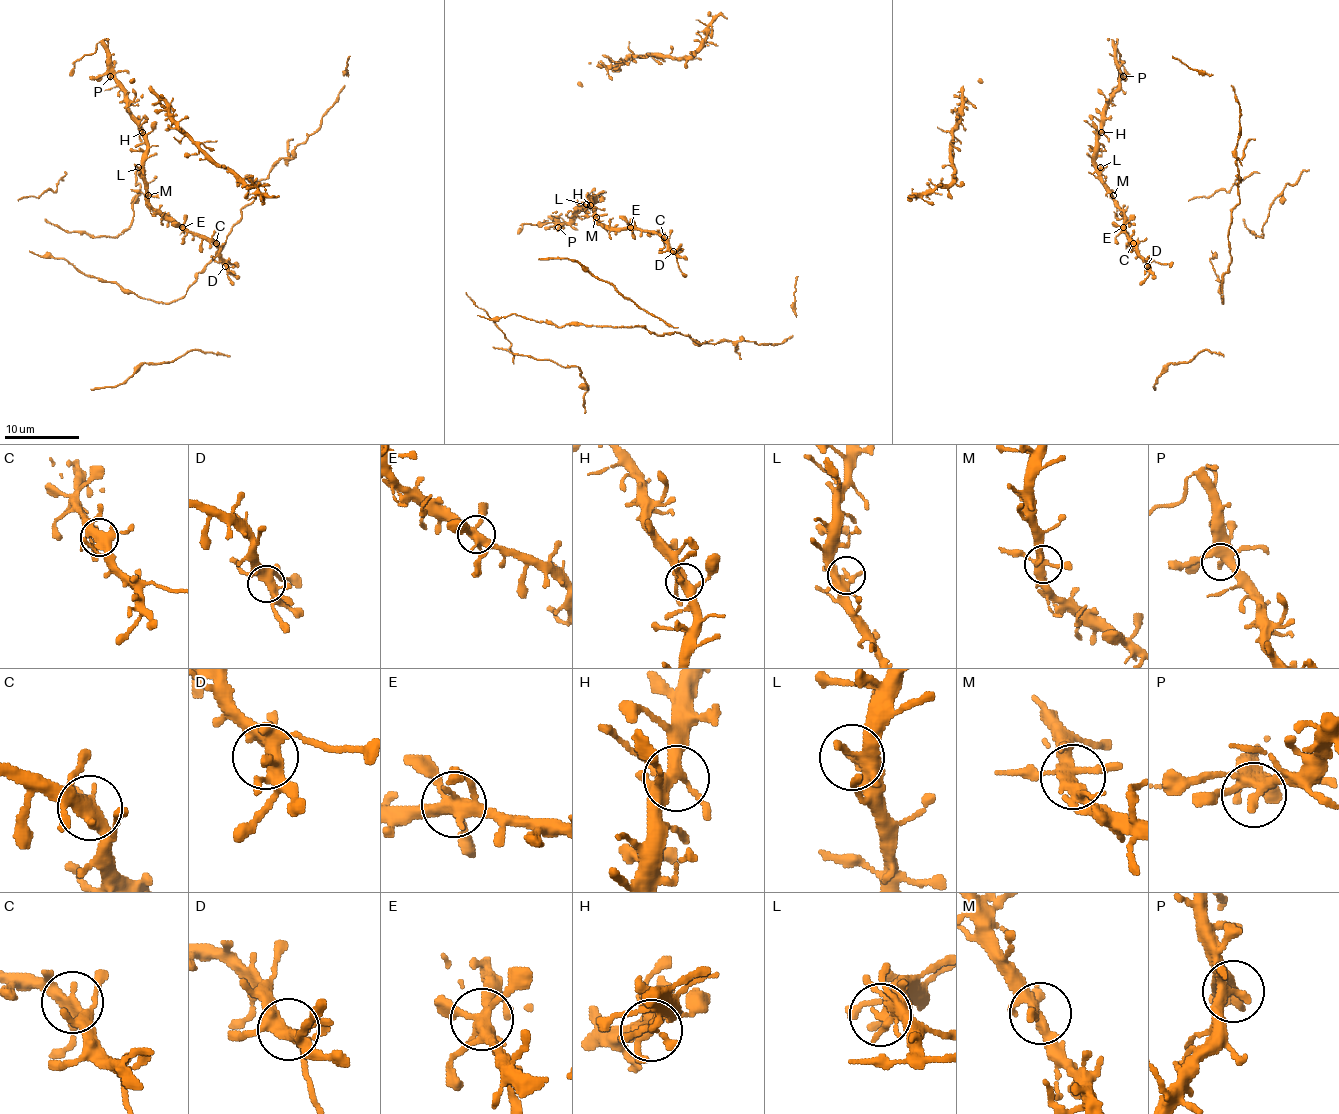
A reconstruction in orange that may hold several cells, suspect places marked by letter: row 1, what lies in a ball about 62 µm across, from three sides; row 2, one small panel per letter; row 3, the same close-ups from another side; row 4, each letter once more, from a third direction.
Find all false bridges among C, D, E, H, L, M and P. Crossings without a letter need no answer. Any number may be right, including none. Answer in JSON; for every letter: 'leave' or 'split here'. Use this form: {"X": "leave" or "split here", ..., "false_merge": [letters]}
{"C": "leave", "D": "leave", "E": "leave", "H": "leave", "L": "leave", "M": "leave", "P": "leave", "false_merge": []}

